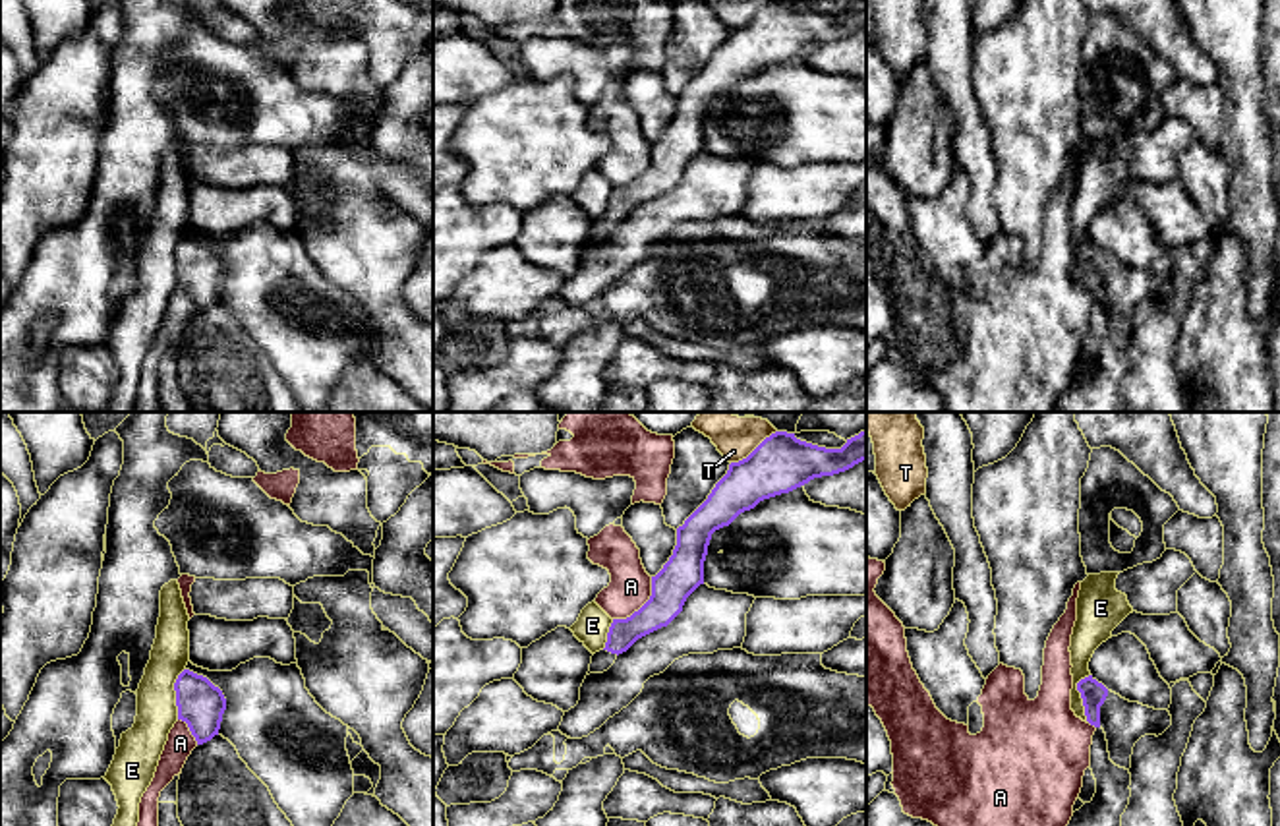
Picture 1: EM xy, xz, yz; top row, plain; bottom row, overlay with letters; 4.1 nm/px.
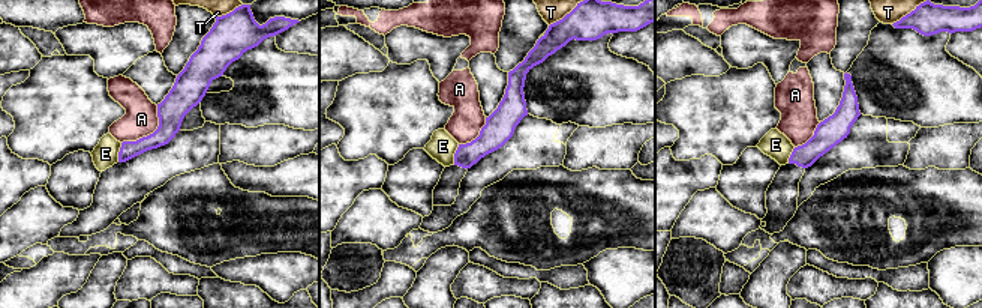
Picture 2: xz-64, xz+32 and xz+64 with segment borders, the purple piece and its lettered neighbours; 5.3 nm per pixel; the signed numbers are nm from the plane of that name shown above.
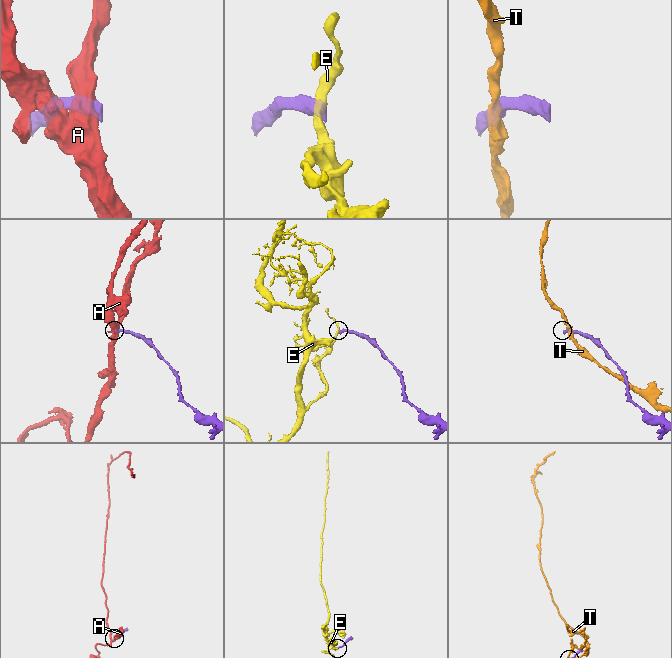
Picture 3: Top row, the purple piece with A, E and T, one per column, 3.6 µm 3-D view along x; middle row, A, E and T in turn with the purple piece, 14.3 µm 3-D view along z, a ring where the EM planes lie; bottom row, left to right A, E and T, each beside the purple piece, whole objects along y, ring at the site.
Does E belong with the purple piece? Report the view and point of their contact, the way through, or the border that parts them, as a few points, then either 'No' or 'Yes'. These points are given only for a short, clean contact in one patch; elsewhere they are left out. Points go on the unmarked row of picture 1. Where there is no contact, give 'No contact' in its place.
Touches purple at yz (1081, 264). Boundary: yz (1089, 240), (1077, 250), (1083, 281), (1089, 289). No

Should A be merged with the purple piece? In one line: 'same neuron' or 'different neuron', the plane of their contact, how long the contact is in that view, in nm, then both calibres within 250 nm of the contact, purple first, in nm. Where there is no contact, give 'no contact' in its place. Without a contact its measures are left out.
different neuron; meets purple in xz; contact 240 nm long; 170 nm thick on the purple side, 180 nm on the other

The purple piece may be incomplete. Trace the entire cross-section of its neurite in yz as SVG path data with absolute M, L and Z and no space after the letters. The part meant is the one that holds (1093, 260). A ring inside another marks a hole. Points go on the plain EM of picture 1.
M1092 242L1077 250L1087 288L1102 294L1108 308L1110 327L1129 337L1135 310L1145 302L1162 302L1172 292L1168 277L1154 277L1129 269L1108 257Z

